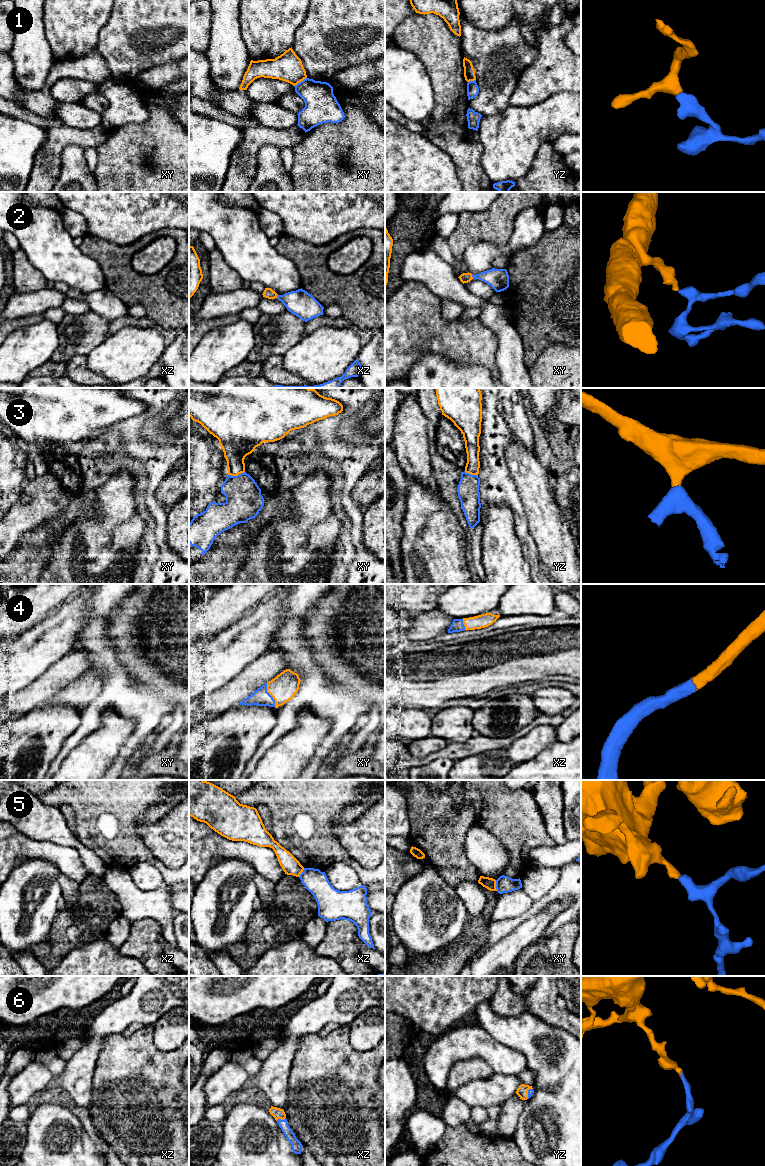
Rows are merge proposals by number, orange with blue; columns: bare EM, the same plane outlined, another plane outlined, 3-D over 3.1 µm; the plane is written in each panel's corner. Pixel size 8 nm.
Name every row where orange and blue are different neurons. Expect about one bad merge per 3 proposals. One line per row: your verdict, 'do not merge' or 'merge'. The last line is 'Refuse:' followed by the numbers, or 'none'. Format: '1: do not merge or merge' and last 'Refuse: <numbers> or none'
1: do not merge
2: merge
3: do not merge
4: merge
5: do not merge
6: merge
Refuse: 1, 3, 5

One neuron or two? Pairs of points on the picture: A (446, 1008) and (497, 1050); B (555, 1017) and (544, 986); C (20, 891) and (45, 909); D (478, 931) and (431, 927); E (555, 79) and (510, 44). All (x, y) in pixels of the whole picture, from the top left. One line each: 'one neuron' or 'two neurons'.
A: two neurons
B: one neuron
C: one neuron
D: two neurons
E: two neurons

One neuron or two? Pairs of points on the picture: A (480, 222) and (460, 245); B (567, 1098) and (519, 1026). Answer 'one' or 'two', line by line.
A: one
B: one

